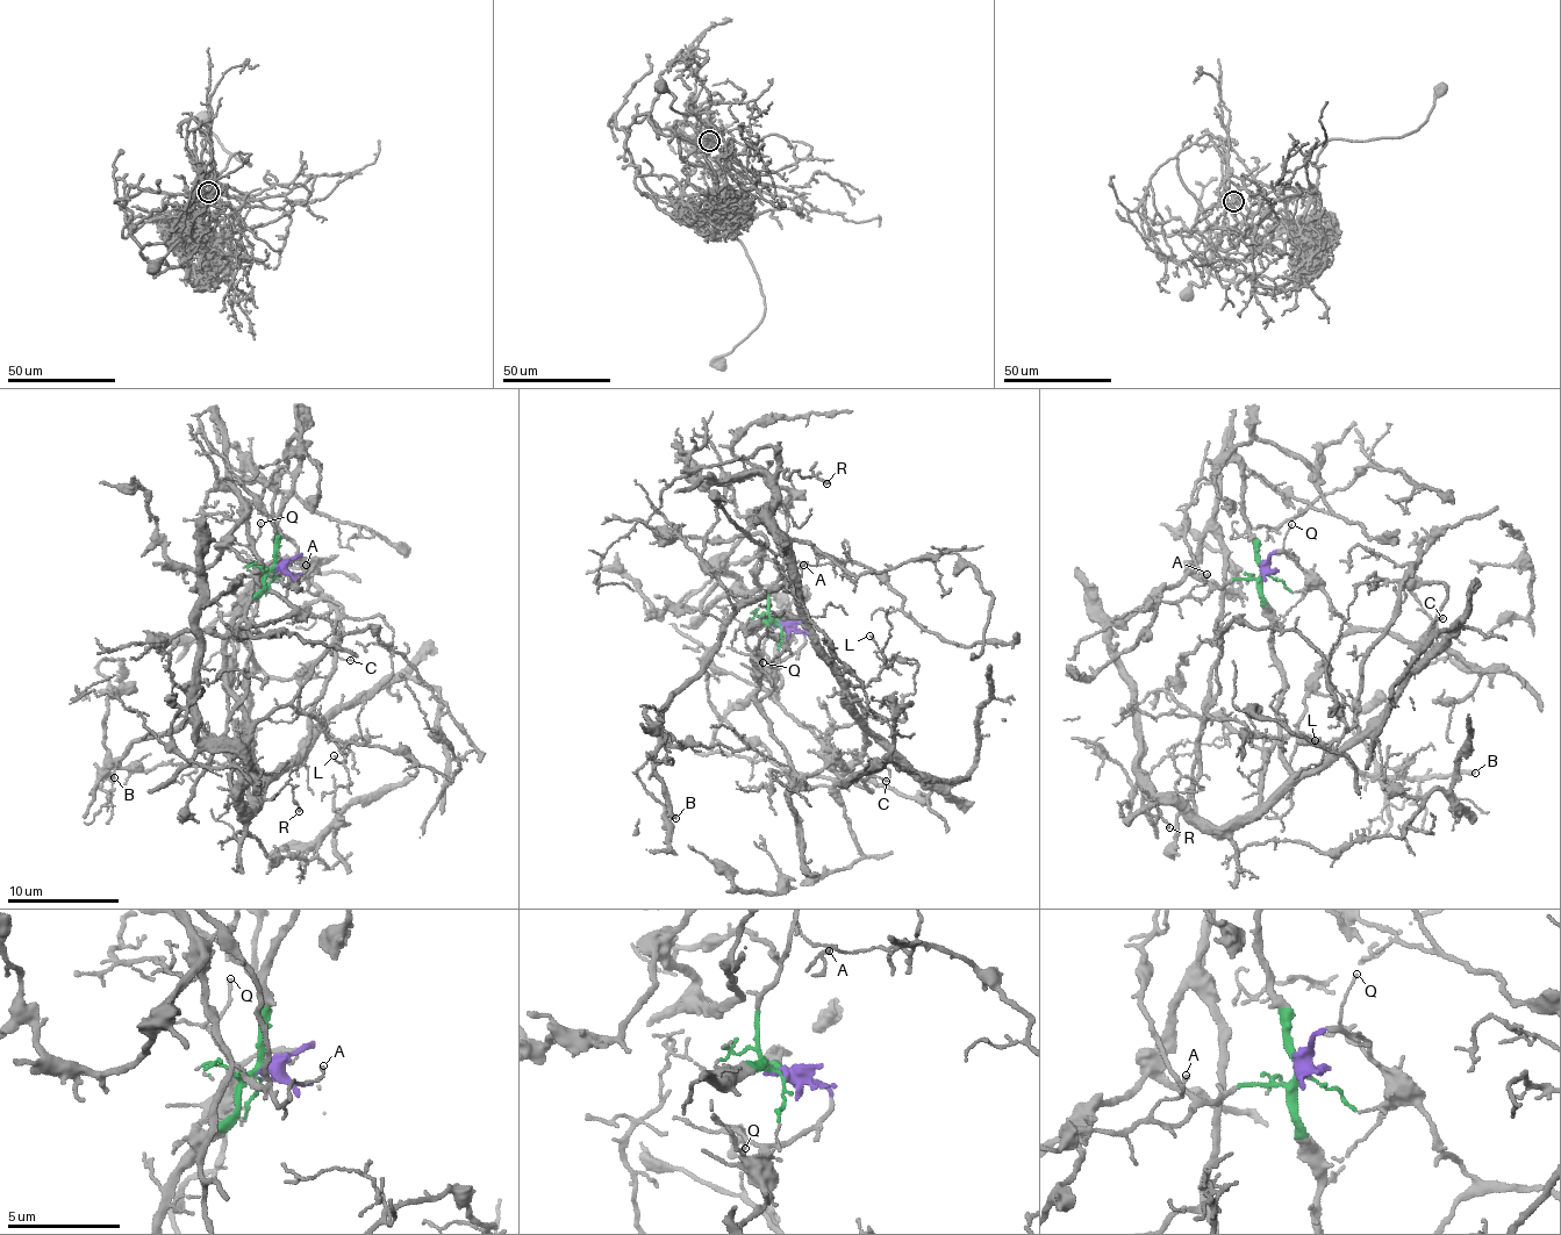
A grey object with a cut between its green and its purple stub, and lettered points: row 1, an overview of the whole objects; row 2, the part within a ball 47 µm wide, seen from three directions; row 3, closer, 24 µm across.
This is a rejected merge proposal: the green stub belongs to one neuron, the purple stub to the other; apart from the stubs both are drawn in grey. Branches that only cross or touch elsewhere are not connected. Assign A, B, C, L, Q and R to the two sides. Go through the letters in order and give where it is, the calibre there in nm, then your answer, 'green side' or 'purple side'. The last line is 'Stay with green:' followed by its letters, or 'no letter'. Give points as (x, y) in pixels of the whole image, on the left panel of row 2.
A: (306, 565) | 140 nm | green side
B: (114, 777) | 320 nm | green side
C: (350, 660) | 110 nm | purple side
L: (334, 755) | 110 nm | green side
Q: (260, 523) | 100 nm | purple side
R: (299, 811) | 140 nm | green side
Stay with green: A, B, L, R

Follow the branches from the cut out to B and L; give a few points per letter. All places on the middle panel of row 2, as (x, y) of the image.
B: (779, 624), (744, 627), (796, 615), (788, 588), (757, 595), (664, 705), (653, 774), (675, 819)
L: (779, 624), (763, 618), (744, 627), (781, 610), (851, 686), (880, 676), (885, 654), (871, 634)

